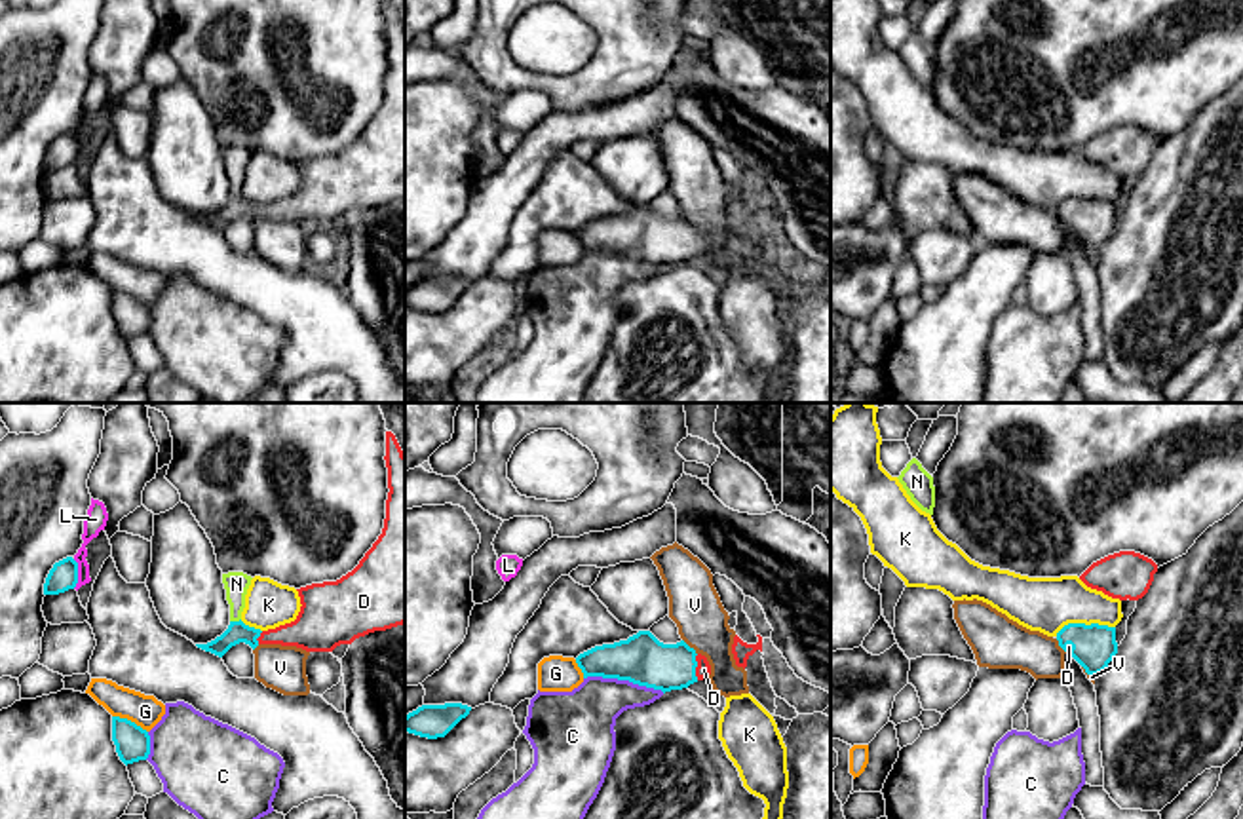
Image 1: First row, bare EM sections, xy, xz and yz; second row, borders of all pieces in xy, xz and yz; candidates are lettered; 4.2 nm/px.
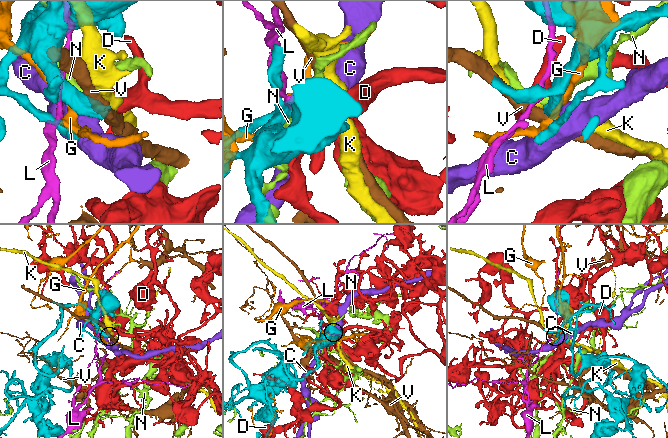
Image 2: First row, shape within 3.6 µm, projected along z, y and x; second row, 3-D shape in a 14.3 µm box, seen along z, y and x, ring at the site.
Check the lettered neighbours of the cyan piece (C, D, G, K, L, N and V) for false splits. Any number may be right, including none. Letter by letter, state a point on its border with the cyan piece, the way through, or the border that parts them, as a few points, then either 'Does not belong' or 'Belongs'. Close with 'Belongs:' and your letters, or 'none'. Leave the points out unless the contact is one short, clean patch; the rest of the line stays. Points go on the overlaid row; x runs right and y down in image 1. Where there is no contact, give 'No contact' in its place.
C: Touches cyan at xz (624, 679). Does not belong
D: Touches cyan at xz (696, 666). Path across: xz (643, 660), (656, 666), (696, 666), (704, 669). Belongs
G: Touches cyan at xy (130, 721). Does not belong
K: Touches cyan at yz (1084, 624). Boundary: yz (1114, 626), (1067, 624), (1055, 635). Does not belong
L: Touches cyan at xy (76, 574). Does not belong
N: Touches cyan at xy (234, 622). Does not belong
V: Touches cyan at xz (688, 647). Boundary: xz (683, 639), (696, 654). Does not belong
Belongs: D

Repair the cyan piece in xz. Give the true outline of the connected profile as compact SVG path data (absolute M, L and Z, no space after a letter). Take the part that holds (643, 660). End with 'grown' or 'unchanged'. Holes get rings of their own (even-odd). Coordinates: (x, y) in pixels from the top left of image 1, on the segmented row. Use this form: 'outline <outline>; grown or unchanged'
outline M639 631L627 640L595 646L576 657L587 676L629 680L639 686L671 692L682 690L711 675L705 656L684 640L660 642L650 631Z; grown

